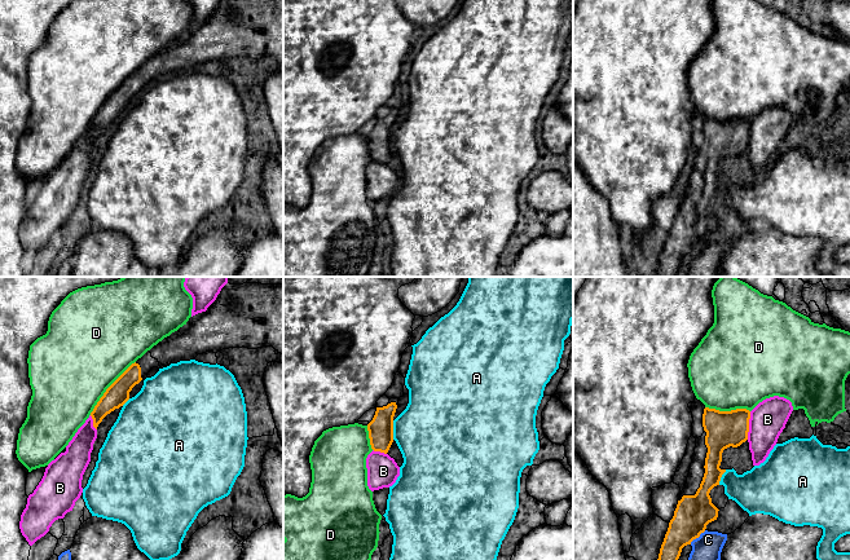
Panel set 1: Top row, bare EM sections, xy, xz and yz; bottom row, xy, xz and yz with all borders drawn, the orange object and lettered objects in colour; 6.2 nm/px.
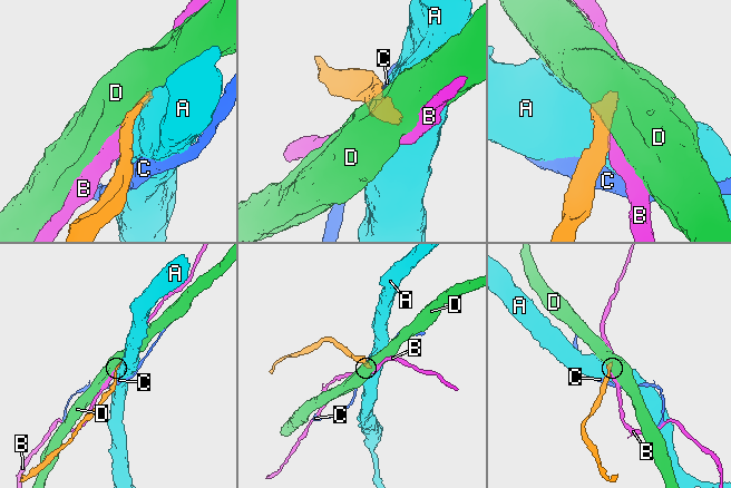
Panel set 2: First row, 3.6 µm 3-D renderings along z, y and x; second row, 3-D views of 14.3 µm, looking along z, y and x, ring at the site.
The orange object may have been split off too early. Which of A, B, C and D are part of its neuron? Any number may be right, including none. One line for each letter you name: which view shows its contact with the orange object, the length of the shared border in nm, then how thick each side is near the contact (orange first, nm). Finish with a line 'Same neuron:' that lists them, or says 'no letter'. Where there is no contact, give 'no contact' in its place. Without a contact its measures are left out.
Same neuron: no letter

